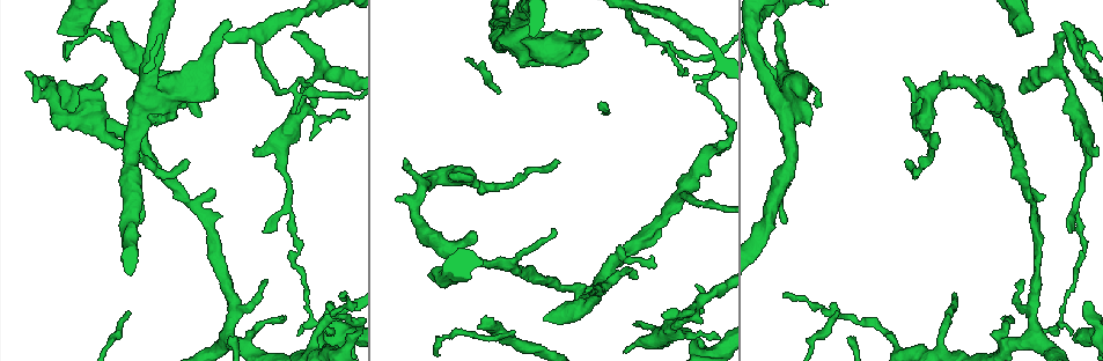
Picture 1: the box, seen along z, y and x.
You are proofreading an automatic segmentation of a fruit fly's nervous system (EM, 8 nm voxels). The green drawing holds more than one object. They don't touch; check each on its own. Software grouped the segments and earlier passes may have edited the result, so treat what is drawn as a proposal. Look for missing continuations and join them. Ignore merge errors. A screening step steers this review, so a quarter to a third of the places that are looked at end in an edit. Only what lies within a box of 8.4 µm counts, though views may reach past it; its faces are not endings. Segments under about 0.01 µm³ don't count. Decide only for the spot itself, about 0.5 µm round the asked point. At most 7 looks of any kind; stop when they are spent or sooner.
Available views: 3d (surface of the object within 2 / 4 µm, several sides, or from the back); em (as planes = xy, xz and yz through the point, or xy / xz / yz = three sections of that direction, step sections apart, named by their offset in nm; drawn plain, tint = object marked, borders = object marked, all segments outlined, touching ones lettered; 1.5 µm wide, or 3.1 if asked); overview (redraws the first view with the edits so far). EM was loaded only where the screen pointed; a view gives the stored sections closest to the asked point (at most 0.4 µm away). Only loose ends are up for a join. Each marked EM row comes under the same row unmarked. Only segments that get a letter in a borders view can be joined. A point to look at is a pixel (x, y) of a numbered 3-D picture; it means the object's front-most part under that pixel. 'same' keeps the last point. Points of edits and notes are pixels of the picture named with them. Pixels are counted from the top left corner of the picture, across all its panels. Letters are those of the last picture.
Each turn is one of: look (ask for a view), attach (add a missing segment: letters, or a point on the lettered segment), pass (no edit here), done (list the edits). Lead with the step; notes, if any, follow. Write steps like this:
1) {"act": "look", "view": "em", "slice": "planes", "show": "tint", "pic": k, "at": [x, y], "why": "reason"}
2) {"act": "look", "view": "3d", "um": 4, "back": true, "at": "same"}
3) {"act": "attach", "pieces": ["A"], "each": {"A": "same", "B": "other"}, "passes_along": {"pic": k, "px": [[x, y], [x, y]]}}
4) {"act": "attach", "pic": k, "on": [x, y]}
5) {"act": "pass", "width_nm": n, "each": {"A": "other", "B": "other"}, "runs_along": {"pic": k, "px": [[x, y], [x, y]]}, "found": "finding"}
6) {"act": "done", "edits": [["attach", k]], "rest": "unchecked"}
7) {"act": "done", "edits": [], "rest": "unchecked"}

{"act": "look", "view": "3d", "um": 2, "pic": 1, "at": [702, 341], "why": "branch stops here"}

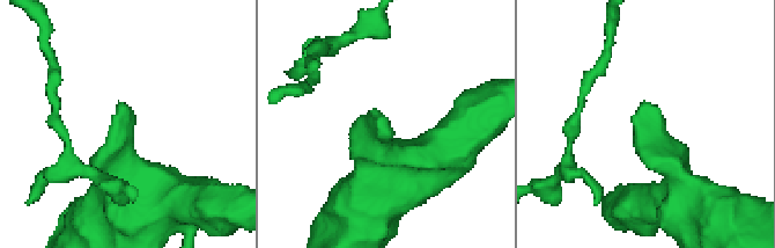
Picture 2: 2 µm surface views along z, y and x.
{"act": "look", "view": "em", "slice": "planes", "show": "borders", "pic": 2, "at": [646, 104], "why": "now the EM"}

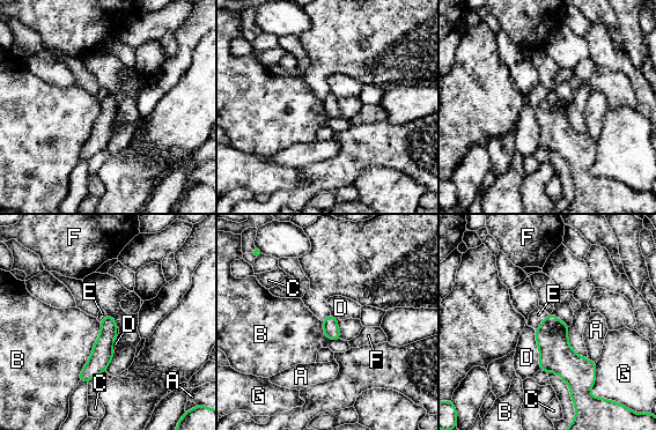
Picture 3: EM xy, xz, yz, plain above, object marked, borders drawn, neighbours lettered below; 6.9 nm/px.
{"act": "pass", "each": {"A": "other", "B": "other", "C": "other", "D": "other", "E": "other", "F": "other", "G": "other"}, "runs_along": {"pic": 3, "px": [[109, 319], [102, 355], [82, 378]]}, "found": "none of them fits"}

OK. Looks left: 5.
{"act": "look", "view": "em", "slice": "planes", "show": "borders", "pic": 1, "at": [291, 111], "why": "tapers out"}

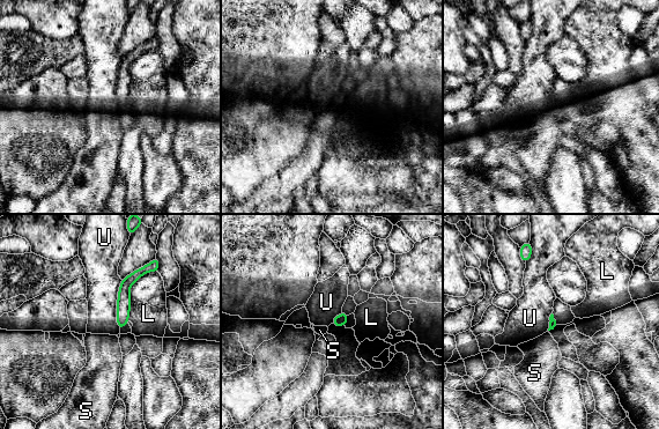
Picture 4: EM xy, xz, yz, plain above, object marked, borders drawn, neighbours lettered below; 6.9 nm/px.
{"act": "pass", "longest_contact_nm": ["L", 400], "each": {"L": "other", "S": "other", "U": "other"}, "runs_along": {"pic": 4, "px": [[147, 268], [125, 286], [120, 324]]}, "found": "no lettered segment goes on from it"}

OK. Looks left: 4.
{"act": "look", "view": "3d", "um": 4, "back": true, "pic": 1, "at": [455, 177]}

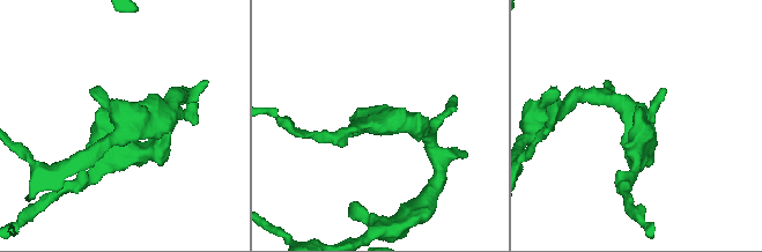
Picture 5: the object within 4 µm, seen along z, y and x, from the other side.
{"act": "look", "view": "em", "slice": "yz", "step": 8, "show": "borders", "pic": 5, "at": [642, 106]}

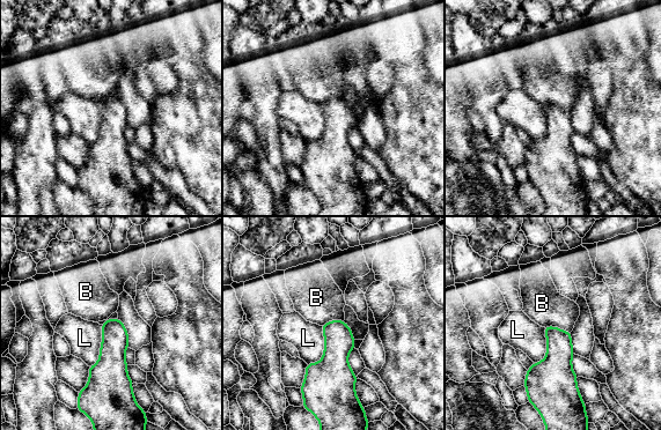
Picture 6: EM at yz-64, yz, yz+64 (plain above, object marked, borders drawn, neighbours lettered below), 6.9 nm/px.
{"act": "look", "view": "em", "slice": "planes", "show": "borders", "at": "same"}

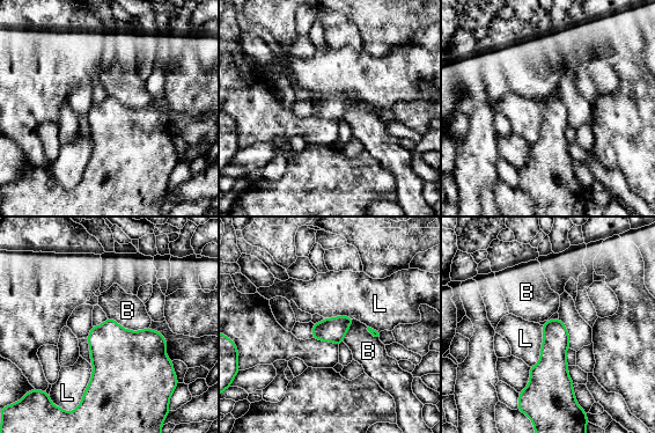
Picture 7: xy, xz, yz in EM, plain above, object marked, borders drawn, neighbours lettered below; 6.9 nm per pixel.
{"act": "pass", "each": {"B": "other", "L": "other"}, "border": {"pic": 7, "px": [[108, 317], [130, 330], [148, 329]]}, "found": "none of them fits"}

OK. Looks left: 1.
{"act": "done", "edits": [], "rest": "unchecked"}

